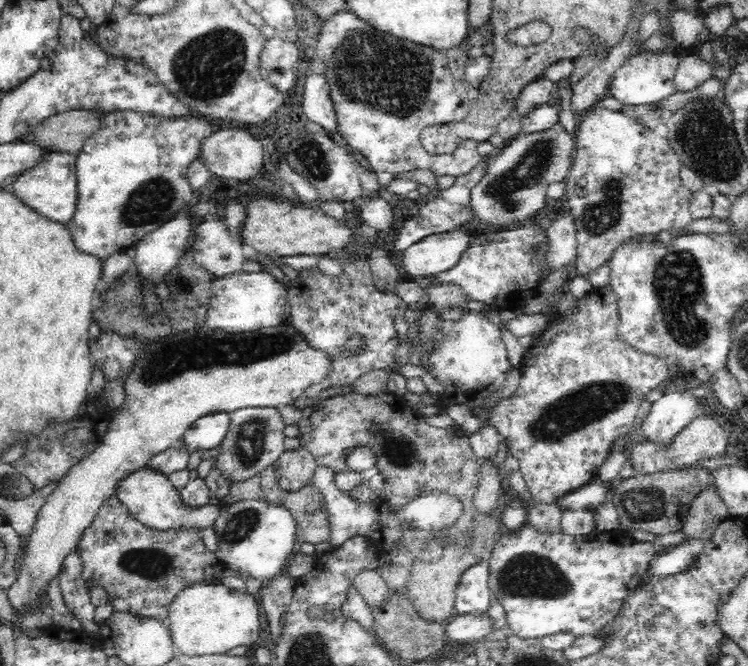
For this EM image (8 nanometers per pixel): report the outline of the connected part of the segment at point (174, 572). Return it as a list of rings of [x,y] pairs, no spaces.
[[[116,495],[109,496],[103,502],[90,526],[84,530],[75,550],[83,560],[84,582],[88,588],[92,585],[105,588],[114,611],[162,621],[167,618],[168,606],[173,597],[181,589],[193,584],[218,582],[226,568],[225,561],[220,558],[218,551],[206,549],[198,530],[157,531],[136,520]]]

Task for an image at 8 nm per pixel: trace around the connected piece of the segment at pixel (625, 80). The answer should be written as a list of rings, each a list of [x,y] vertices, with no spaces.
[[[638,50],[627,58],[613,73],[608,86],[608,95],[617,98],[623,105],[652,105],[671,94],[675,89],[675,74],[677,73],[681,56],[678,52],[651,53],[647,50]]]

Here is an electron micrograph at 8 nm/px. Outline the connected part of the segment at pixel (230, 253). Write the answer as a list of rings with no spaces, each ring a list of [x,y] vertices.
[[[206,214],[196,225],[193,233],[192,250],[195,263],[222,278],[238,271],[245,271],[243,243],[240,236],[232,234],[220,221],[219,214]]]

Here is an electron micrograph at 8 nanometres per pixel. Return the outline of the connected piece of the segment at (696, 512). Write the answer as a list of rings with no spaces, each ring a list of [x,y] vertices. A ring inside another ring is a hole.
[[[712,482],[691,502],[681,531],[684,539],[710,540],[720,523],[732,515],[725,502],[717,495]]]

